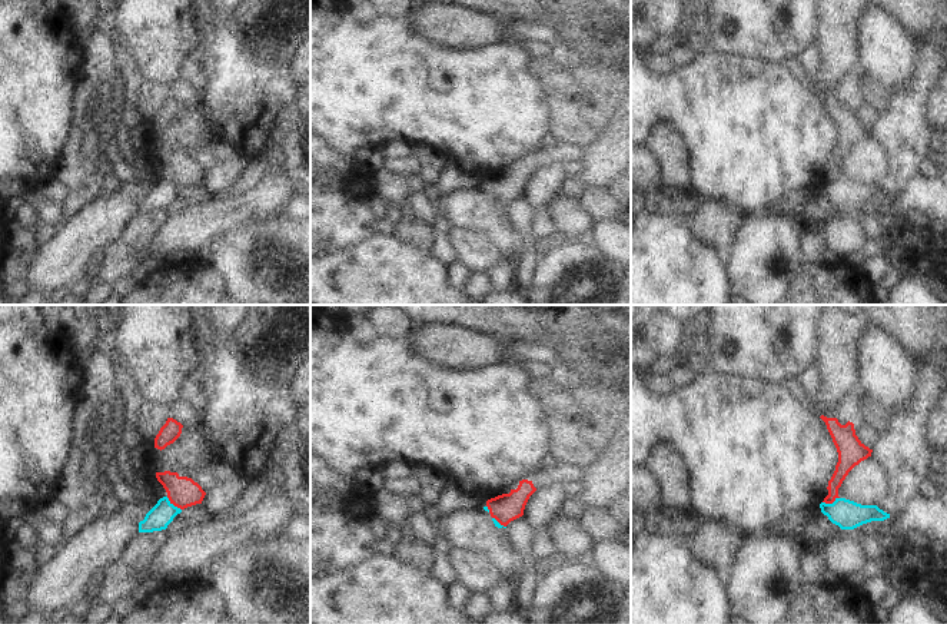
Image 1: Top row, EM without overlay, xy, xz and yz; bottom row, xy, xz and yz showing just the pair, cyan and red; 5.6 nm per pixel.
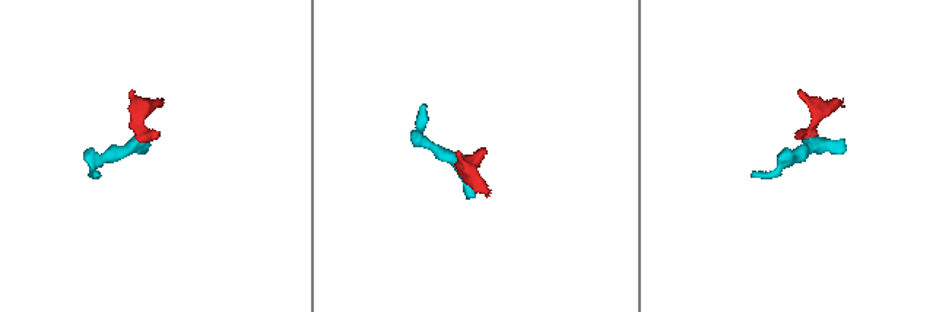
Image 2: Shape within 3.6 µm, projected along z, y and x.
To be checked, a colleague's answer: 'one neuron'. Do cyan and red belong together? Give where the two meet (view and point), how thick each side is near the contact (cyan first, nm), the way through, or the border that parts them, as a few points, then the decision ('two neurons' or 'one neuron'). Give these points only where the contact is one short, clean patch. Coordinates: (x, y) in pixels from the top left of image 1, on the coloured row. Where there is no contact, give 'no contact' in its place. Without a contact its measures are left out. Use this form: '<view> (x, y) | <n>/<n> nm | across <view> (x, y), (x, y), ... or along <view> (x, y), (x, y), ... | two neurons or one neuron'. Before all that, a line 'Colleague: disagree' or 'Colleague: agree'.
Colleague: disagree
yz (830, 504) | 160/100 nm | along yz (838, 497), (831, 503), (823, 503) | two neurons

